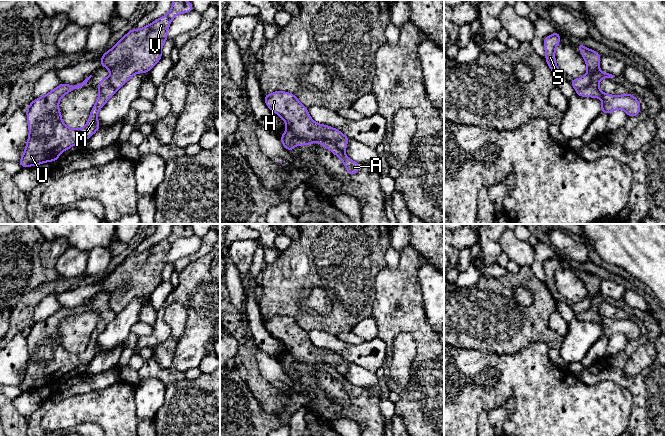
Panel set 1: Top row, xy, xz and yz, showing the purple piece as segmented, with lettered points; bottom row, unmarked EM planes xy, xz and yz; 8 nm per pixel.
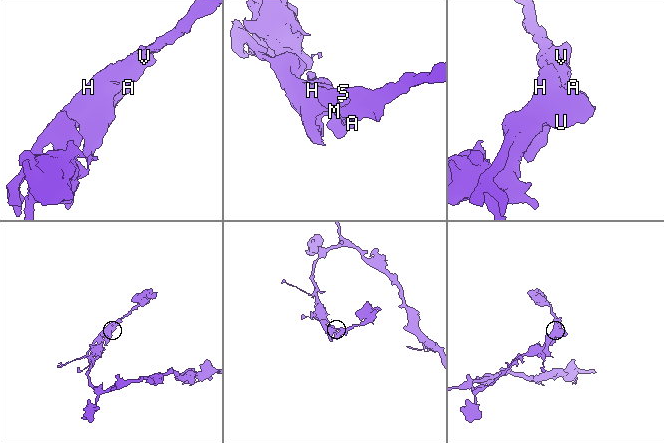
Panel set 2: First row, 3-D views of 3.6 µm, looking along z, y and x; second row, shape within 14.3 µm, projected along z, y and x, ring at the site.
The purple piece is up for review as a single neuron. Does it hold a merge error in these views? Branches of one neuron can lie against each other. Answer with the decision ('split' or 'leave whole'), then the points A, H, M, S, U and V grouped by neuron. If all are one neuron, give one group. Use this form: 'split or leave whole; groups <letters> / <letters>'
split; groups A M U / H S V

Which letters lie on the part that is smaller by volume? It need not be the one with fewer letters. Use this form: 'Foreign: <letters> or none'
Foreign: A, M, U

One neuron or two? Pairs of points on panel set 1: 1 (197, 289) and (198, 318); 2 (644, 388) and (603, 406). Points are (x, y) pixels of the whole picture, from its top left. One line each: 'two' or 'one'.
1: one
2: two

